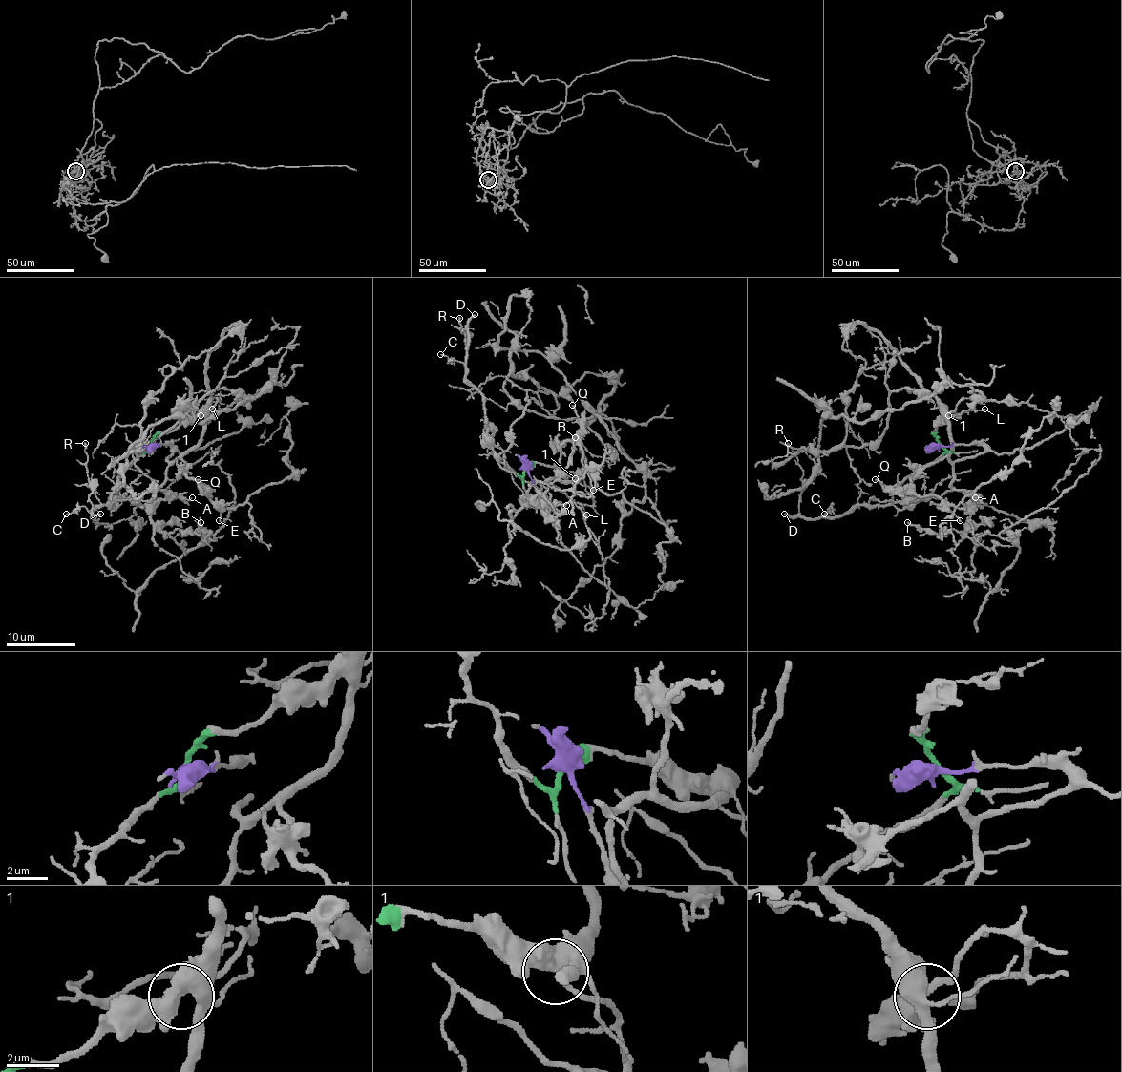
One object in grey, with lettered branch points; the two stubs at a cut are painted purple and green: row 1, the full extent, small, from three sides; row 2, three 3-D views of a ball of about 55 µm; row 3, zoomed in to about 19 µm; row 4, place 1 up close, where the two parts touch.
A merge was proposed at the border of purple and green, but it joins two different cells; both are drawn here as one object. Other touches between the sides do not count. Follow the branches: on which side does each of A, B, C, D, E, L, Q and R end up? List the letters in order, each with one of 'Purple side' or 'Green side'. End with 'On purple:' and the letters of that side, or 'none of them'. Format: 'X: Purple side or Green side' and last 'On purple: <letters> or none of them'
A: Purple side
B: Purple side
C: Green side
D: Green side
E: Purple side
L: Green side
Q: Purple side
R: Green side
On purple: A, B, E, Q

